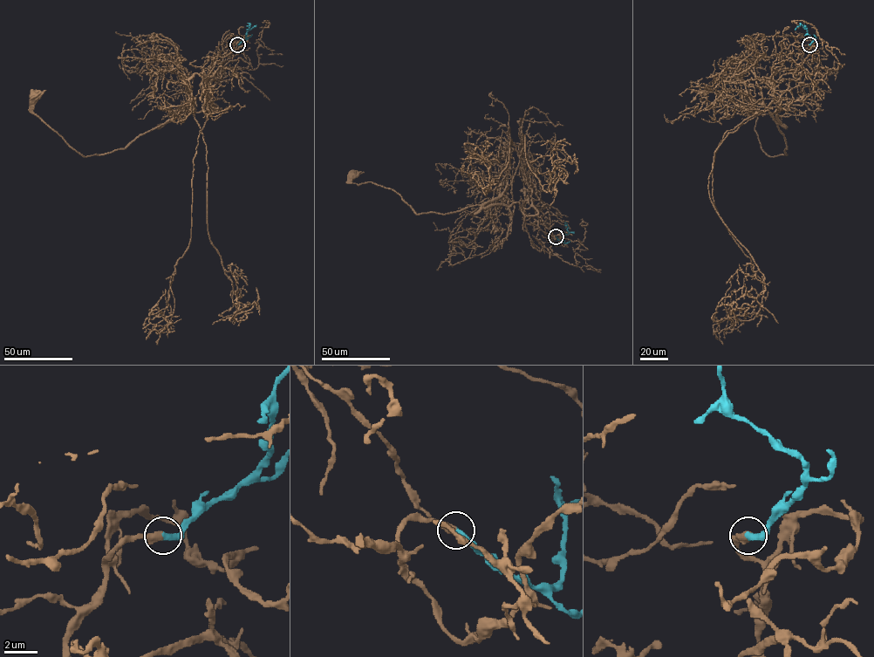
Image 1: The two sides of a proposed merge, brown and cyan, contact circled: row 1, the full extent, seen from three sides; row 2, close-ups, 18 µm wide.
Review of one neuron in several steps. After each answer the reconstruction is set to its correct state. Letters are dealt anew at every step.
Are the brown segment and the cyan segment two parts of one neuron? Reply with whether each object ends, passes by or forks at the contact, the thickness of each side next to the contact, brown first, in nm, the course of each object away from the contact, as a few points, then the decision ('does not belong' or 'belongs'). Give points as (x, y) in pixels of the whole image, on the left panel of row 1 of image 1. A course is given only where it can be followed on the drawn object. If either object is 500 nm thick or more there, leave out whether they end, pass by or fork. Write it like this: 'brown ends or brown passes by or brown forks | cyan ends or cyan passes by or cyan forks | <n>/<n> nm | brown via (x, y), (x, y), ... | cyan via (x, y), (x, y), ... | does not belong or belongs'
brown ends | cyan ends | 480/340 nm | brown via (237, 44), (205, 81), (220, 110), (188, 110), (110, 152), (73, 149), (33, 112), (35, 96) | cyan via (237, 44), (246, 38), (249, 23), (246, 29) | belongs

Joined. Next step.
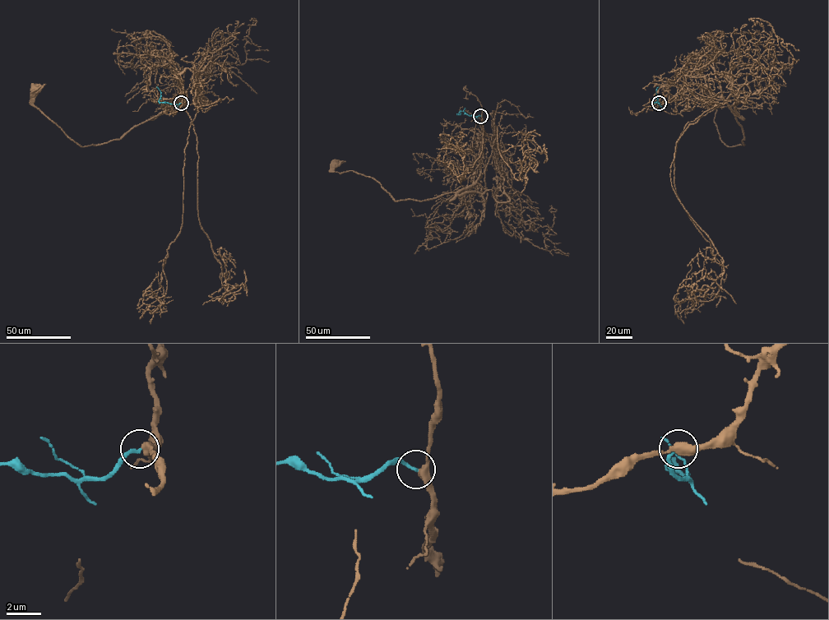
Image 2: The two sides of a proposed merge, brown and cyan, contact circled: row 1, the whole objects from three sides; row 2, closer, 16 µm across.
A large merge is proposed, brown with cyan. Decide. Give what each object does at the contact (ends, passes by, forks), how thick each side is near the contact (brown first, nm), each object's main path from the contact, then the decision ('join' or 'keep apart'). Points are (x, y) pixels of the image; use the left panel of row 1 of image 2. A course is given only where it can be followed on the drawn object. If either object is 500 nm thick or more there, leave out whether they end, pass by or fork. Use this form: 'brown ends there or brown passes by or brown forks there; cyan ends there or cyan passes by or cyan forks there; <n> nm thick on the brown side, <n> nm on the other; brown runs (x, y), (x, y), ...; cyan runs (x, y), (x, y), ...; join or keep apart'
brown passes by; cyan ends there; 420 nm thick on the brown side, 180 nm on the other; brown runs (181, 103), (182, 83), (179, 97), (169, 107), (134, 126), (120, 138), (81, 146), (34, 104), (35, 90); cyan runs (181, 103), (175, 104), (159, 102), (160, 91), (157, 86); join

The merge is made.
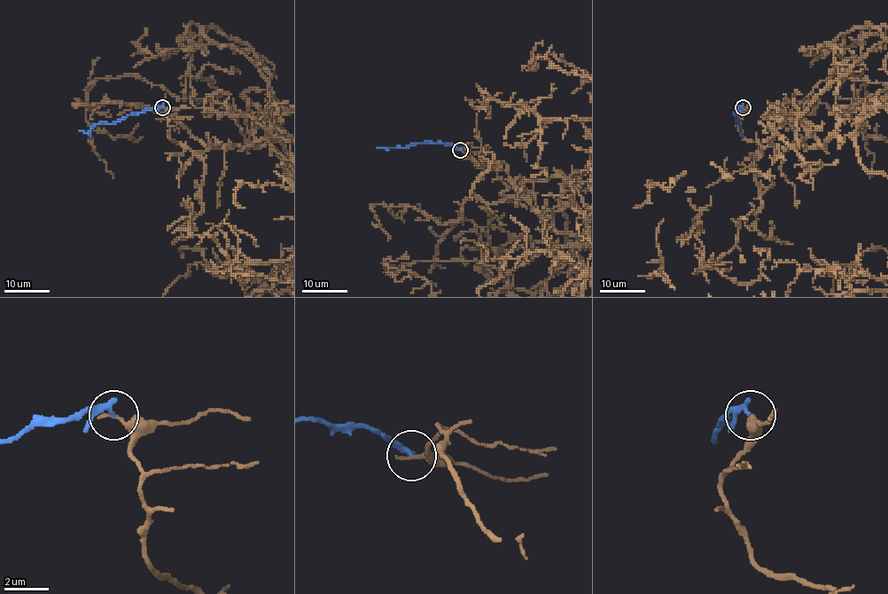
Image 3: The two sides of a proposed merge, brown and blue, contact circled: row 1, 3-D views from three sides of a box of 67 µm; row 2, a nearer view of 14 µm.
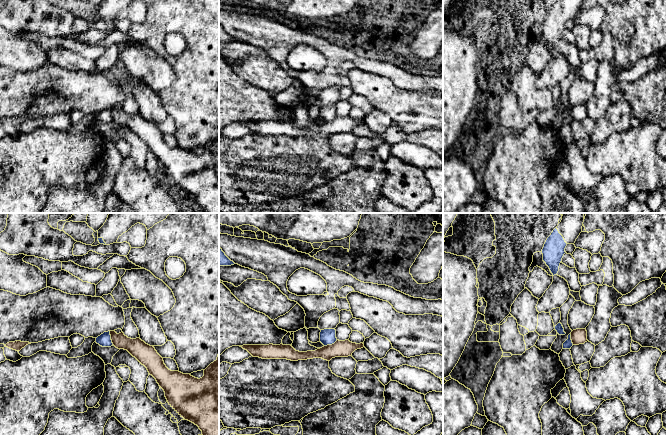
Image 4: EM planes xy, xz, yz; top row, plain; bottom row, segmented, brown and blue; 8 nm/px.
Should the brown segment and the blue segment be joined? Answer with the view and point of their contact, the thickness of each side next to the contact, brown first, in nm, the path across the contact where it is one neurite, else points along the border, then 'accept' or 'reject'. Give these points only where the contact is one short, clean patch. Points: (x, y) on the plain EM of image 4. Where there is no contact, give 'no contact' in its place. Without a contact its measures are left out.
meets brown in xy at (111, 114); 150 nm thick on the brown side, 110 nm on the other; border along xy (109, 107), (111, 118), (114, 121); reject

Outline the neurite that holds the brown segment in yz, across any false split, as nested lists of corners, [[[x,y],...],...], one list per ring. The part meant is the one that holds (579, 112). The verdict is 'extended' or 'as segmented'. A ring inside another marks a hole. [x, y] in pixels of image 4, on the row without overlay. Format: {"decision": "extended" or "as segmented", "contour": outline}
{"decision": "as segmented", "contour": [[[576,105],[571,108],[571,116],[573,121],[584,120],[587,118],[587,107],[586,105]]]}

